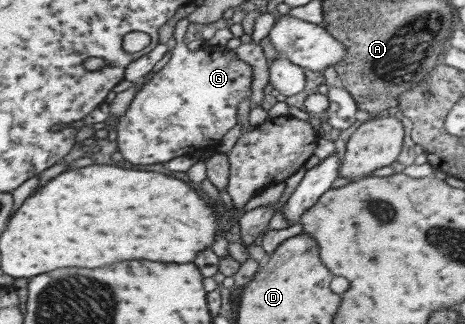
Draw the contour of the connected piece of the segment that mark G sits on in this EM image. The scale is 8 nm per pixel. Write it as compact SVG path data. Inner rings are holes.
M187 17L175 24L172 37L175 45L170 51L170 58L164 66L153 74L134 94L126 111L118 120L116 131L116 150L123 159L132 165L152 165L166 162L179 155L197 154L208 151L217 145L220 138L237 122L237 105L249 99L252 85L252 70L232 49L218 48L203 44L198 50L188 50L182 39L188 26Z

